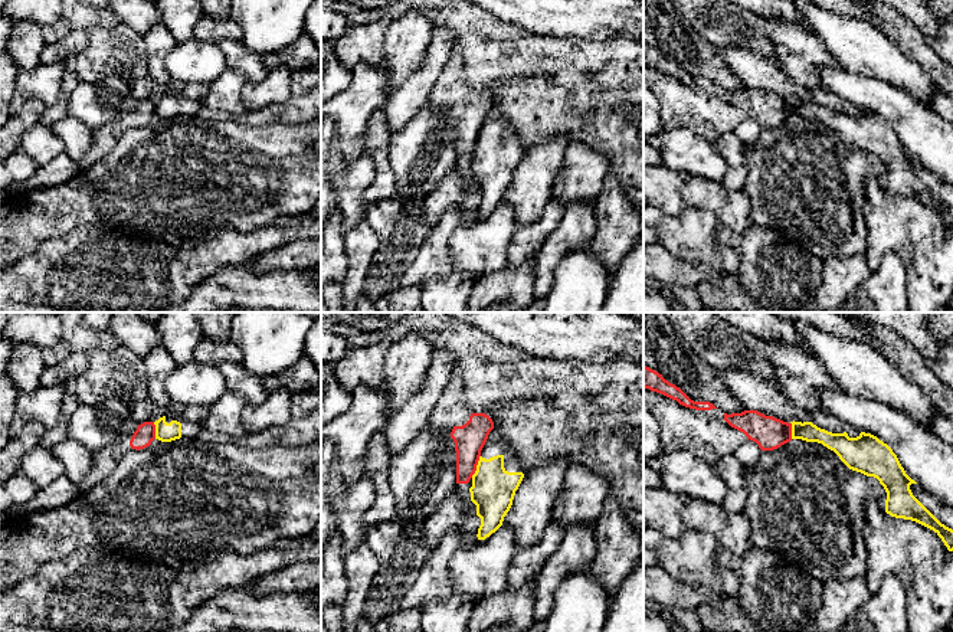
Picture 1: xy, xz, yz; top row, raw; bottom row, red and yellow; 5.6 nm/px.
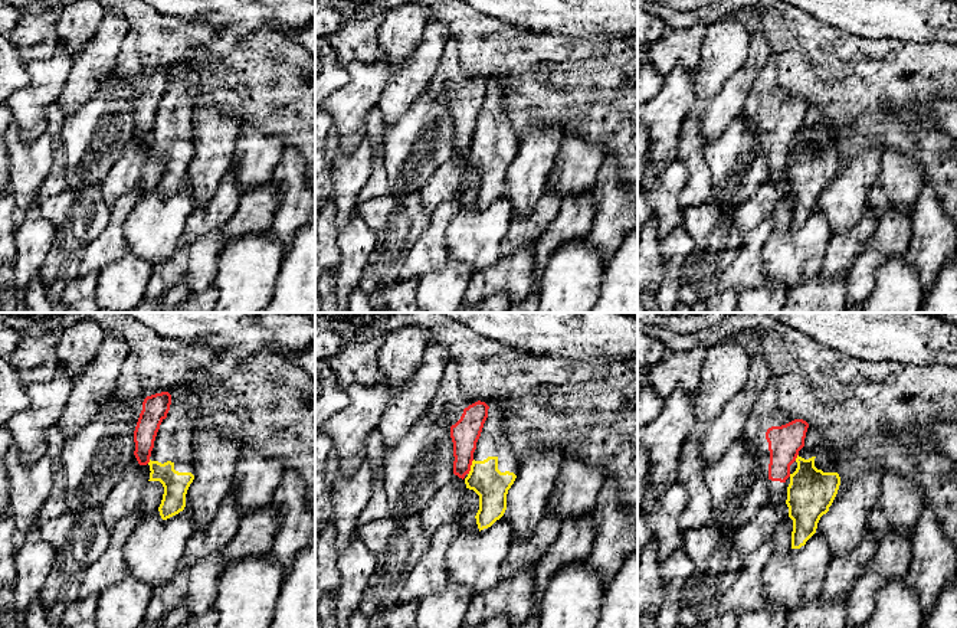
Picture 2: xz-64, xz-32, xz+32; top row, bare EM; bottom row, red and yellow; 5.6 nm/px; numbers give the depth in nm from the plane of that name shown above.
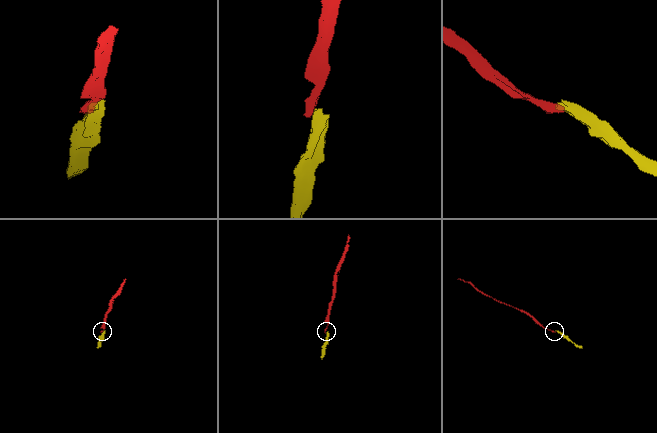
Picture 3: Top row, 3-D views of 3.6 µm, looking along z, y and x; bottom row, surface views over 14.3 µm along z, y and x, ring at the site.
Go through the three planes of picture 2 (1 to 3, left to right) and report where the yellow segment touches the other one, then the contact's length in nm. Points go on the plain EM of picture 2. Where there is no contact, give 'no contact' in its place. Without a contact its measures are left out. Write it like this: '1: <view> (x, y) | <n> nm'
1: xz-64 (148, 138) | 30 nm
2: xz-32 (469, 144) | 90 nm
3: xz+32 (796, 134) | 40 nm

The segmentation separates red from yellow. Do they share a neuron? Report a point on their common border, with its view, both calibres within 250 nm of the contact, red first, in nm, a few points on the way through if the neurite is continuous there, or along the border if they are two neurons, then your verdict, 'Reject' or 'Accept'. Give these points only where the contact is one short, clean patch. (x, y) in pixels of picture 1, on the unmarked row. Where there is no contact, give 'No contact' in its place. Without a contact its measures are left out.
Touches red at xz (475, 144). Thickness 170 nm (red) against 240 nm. Boundary: xz (480, 133), (477, 147), (471, 154). Reject

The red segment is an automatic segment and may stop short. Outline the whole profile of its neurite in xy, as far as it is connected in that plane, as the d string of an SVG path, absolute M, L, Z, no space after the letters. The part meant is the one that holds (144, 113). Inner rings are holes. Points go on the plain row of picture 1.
M144 99L138 102L137 108L134 109L130 124L132 127L144 127L151 122L151 119L155 117L155 102L154 99Z

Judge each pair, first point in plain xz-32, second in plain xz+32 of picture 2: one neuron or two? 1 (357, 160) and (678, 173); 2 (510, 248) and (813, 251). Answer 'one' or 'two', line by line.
1: one
2: two

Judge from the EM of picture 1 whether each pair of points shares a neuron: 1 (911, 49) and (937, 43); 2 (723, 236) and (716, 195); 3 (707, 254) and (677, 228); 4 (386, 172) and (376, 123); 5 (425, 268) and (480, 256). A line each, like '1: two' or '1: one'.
1: two
2: two
3: one
4: one
5: two

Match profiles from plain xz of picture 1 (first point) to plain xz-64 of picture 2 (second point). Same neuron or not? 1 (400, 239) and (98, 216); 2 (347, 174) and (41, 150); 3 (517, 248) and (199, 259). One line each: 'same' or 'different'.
1: same
2: same
3: different

